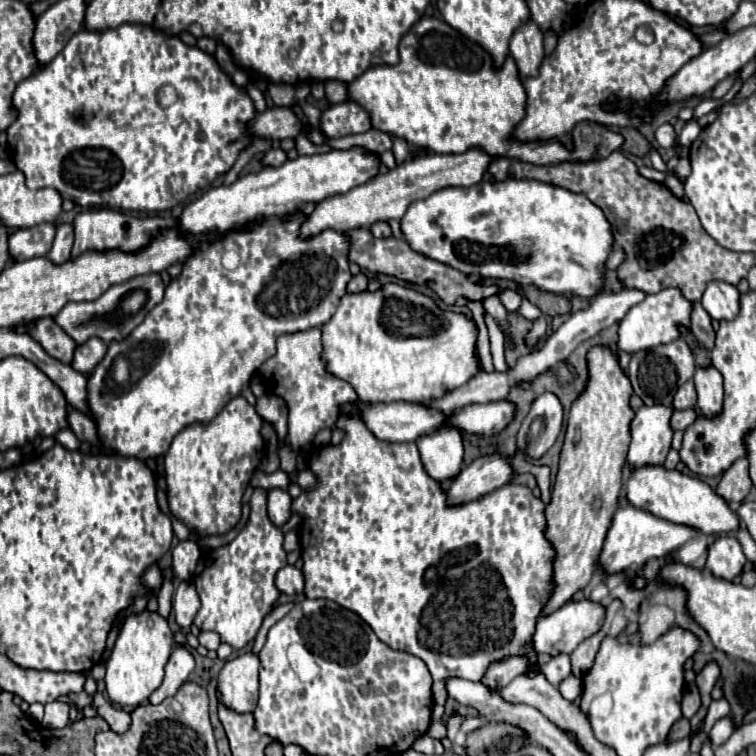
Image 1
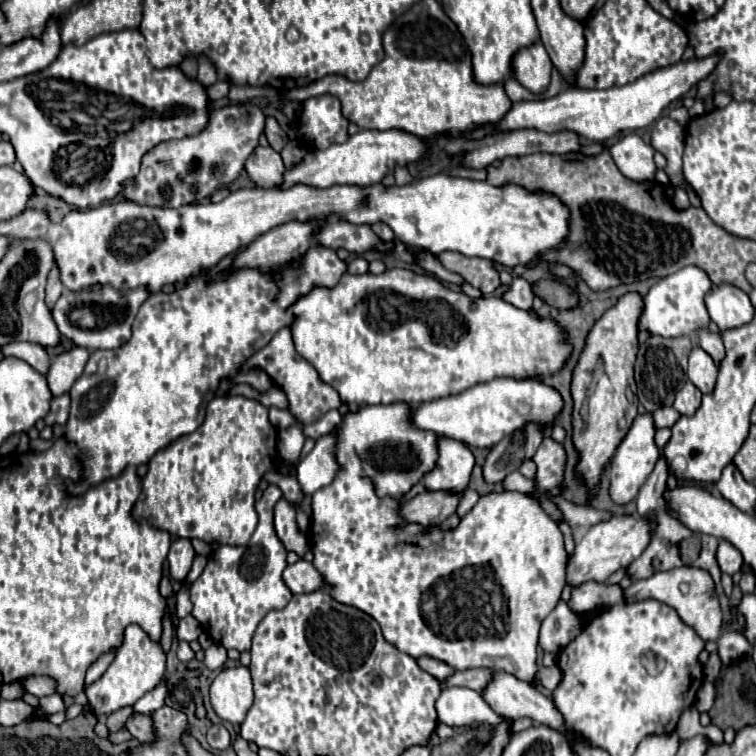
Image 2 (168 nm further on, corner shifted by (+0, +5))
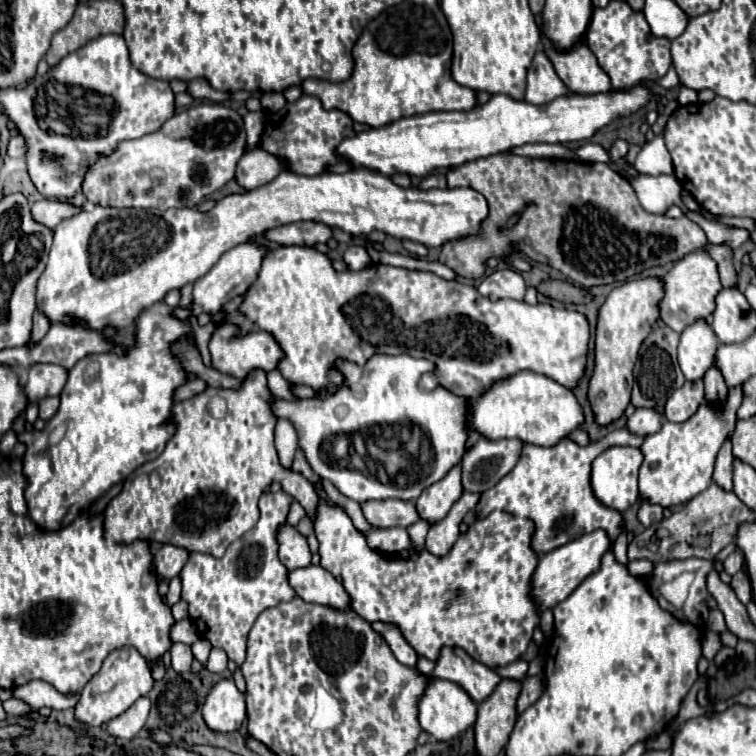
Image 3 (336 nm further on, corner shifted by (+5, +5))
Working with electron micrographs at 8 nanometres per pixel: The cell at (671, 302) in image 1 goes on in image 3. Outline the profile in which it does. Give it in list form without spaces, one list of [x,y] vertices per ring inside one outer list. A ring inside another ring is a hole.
[[[692,252],[680,262],[674,264],[674,268],[662,278],[664,282],[664,296],[658,304],[660,308],[660,320],[670,326],[676,332],[682,332],[690,322],[698,322],[698,318],[706,320],[714,312],[714,298],[722,290],[716,262],[706,252]]]

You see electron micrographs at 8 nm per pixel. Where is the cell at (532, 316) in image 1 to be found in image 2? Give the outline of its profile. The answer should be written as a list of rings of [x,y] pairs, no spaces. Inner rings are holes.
[[[517,276],[517,278],[513,278],[511,286],[507,288],[507,292],[505,292],[501,298],[503,298],[505,302],[521,308],[521,310],[531,310],[531,304],[533,304],[531,284],[529,284],[525,278]]]

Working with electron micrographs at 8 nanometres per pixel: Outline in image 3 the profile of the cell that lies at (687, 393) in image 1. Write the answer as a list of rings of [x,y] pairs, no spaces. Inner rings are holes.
[[[694,380],[694,382],[684,382],[666,402],[666,418],[670,422],[686,422],[700,406],[704,400],[704,382]]]

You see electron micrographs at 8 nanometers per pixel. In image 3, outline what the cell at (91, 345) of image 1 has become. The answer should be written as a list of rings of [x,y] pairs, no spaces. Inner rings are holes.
[[[34,364],[28,374],[26,382],[26,394],[30,402],[38,402],[46,396],[58,396],[62,392],[62,386],[66,386],[66,374],[68,370],[54,364]]]

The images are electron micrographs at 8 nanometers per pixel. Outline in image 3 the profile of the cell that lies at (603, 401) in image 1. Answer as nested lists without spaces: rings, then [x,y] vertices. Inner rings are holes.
[[[642,278],[642,280],[626,282],[624,286],[618,286],[608,294],[606,302],[602,304],[602,308],[598,312],[596,346],[594,346],[594,370],[592,370],[592,378],[590,378],[590,384],[588,384],[588,402],[592,406],[594,420],[596,420],[598,426],[608,426],[614,420],[618,420],[630,404],[628,380],[632,378],[634,362],[638,360],[638,350],[640,350],[644,338],[648,336],[652,324],[658,320],[658,302],[660,302],[662,294],[664,294],[662,292],[662,282],[658,278]]]

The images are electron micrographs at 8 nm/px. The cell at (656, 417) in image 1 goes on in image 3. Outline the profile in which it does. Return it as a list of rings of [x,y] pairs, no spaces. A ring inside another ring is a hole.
[[[610,446],[608,450],[604,450],[594,462],[592,462],[592,490],[596,494],[596,498],[608,506],[614,508],[618,512],[628,510],[632,504],[638,502],[640,494],[638,494],[638,470],[642,466],[642,450],[640,448],[632,448],[632,446]]]

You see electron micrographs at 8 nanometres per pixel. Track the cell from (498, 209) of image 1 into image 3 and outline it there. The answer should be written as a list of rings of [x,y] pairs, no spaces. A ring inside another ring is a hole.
[[[282,170],[276,180],[242,194],[224,196],[212,210],[200,212],[196,208],[170,208],[170,210],[142,210],[142,208],[104,208],[86,206],[74,218],[62,220],[54,228],[54,242],[50,248],[50,258],[44,274],[38,280],[36,300],[38,310],[42,310],[50,322],[72,324],[74,318],[82,318],[90,330],[102,330],[106,324],[114,328],[134,326],[136,316],[160,302],[166,292],[182,288],[184,284],[196,282],[206,274],[218,258],[232,250],[234,246],[246,242],[252,236],[262,236],[264,232],[290,224],[290,222],[322,222],[332,228],[340,228],[354,236],[366,236],[372,230],[382,230],[398,240],[422,242],[428,248],[440,248],[446,242],[456,242],[458,238],[478,236],[482,222],[488,218],[488,200],[472,188],[430,188],[420,190],[416,186],[402,188],[390,178],[372,170],[350,170],[346,174],[324,172],[318,176],[302,176],[290,170]],[[102,224],[102,234],[98,240],[98,252],[90,250],[92,234]]]

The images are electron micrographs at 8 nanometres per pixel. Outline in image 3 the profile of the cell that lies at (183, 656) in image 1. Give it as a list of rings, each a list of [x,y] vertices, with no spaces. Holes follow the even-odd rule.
[[[146,696],[138,698],[138,702],[134,702],[134,706],[130,706],[124,714],[120,714],[118,718],[112,718],[108,722],[108,734],[122,738],[122,740],[134,738],[146,724],[150,708],[152,708],[152,704]]]

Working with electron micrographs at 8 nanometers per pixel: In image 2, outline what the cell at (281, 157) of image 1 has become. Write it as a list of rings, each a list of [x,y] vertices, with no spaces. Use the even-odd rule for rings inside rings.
[[[257,146],[247,158],[245,170],[259,188],[275,188],[283,182],[285,166],[279,152],[275,152],[271,146]]]

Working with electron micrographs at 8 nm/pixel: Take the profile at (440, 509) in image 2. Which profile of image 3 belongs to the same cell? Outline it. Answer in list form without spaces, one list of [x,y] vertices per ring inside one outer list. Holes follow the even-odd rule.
[[[370,500],[362,504],[362,512],[366,520],[376,528],[392,528],[392,526],[406,528],[420,520],[416,504],[406,500],[380,500],[380,502]]]

